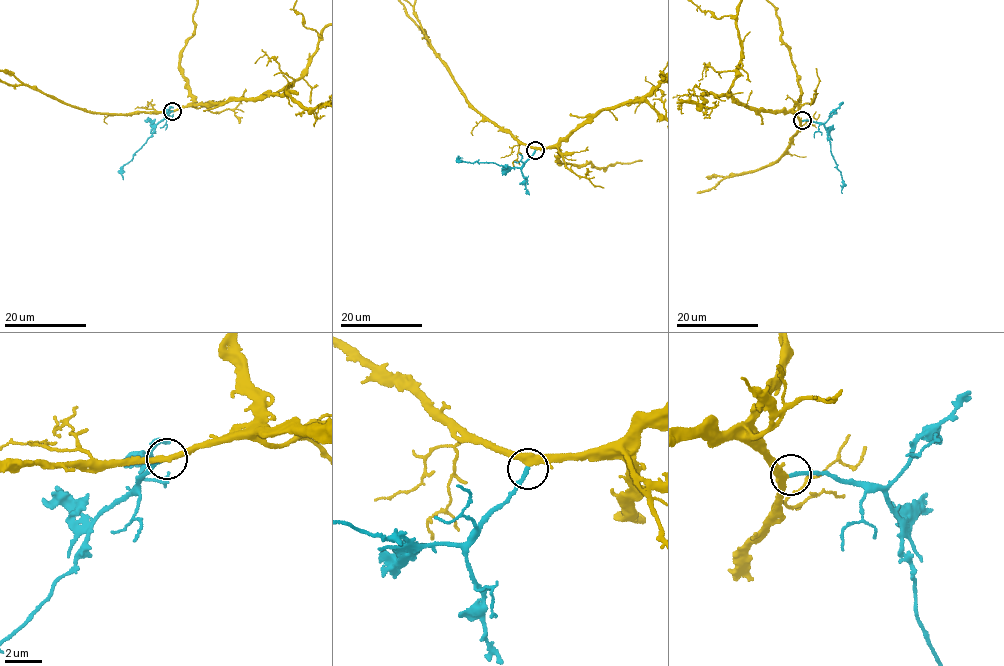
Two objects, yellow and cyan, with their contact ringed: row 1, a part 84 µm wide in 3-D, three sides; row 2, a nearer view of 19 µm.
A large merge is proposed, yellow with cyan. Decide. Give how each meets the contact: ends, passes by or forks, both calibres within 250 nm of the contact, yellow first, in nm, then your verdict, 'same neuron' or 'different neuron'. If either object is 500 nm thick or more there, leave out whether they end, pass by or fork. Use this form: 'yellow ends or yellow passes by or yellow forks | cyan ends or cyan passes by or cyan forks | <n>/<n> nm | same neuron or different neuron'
yellow passes by | cyan ends | 360/220 nm | same neuron

